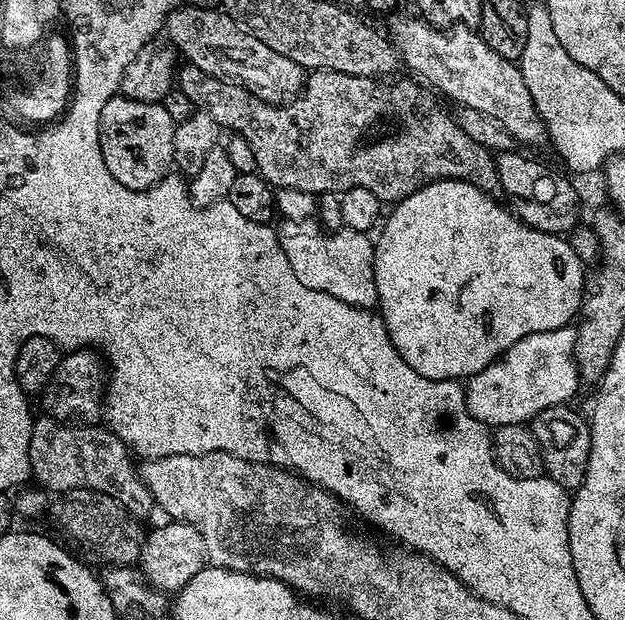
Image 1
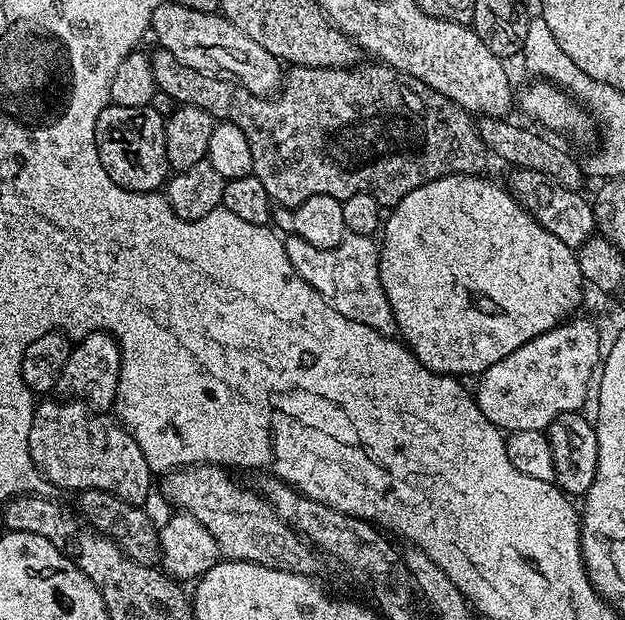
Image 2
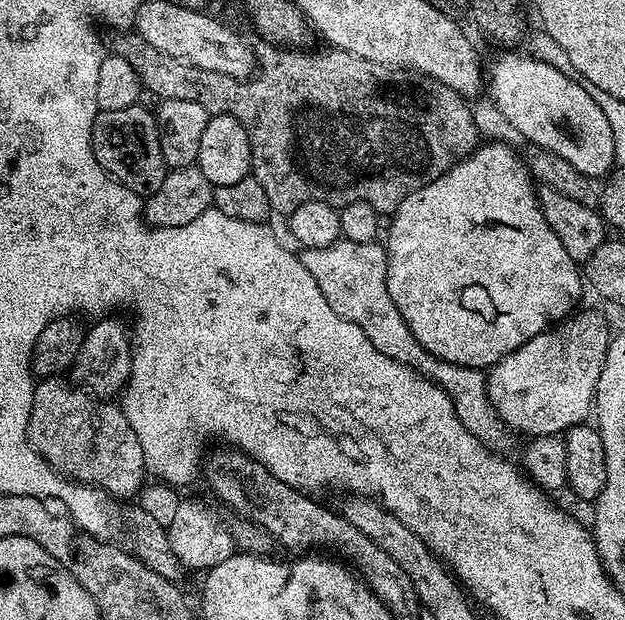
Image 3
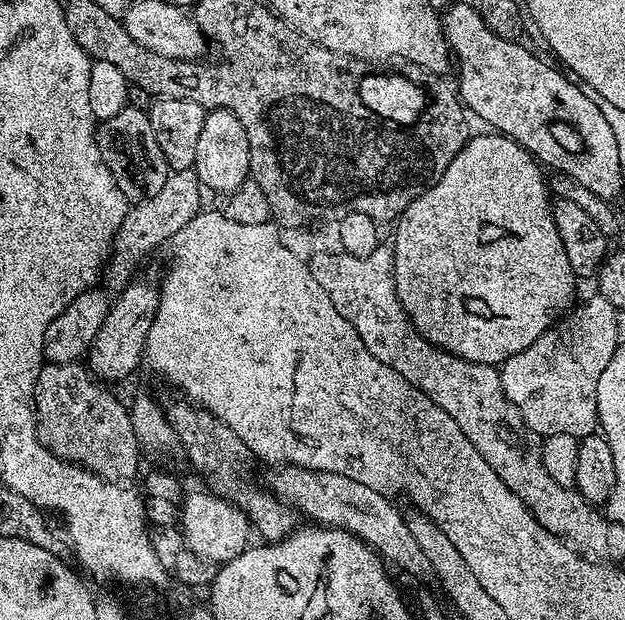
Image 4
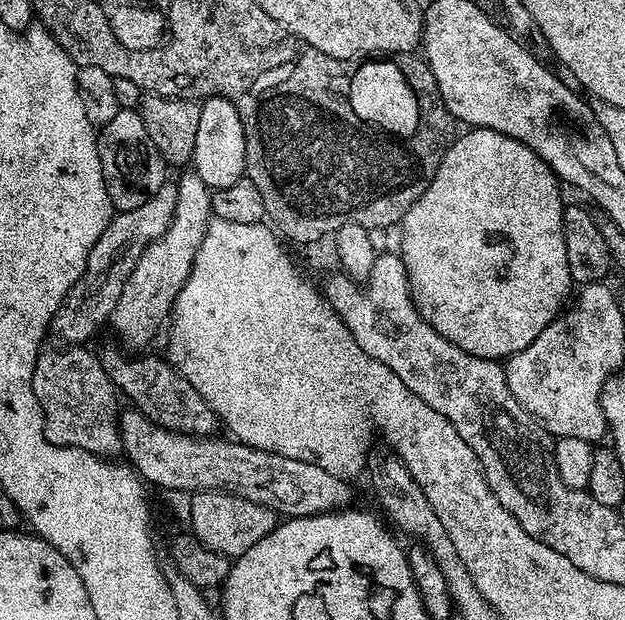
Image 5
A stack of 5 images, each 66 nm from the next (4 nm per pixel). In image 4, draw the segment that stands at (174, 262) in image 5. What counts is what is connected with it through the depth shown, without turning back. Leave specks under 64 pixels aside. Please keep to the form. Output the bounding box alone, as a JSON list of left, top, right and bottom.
[86,278,160,382]

